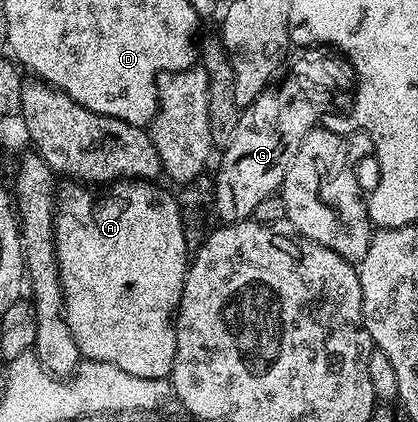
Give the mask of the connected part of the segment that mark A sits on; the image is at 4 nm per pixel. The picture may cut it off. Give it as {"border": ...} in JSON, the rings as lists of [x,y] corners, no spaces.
{"border":[[[123,179],[113,182],[97,197],[93,188],[82,183],[66,183],[56,193],[56,208],[54,210],[54,243],[56,259],[60,267],[60,283],[62,284],[62,308],[66,314],[66,322],[72,331],[72,339],[76,339],[78,352],[85,360],[112,363],[112,367],[120,367],[120,371],[128,371],[128,375],[140,375],[144,379],[169,378],[174,366],[176,355],[176,335],[174,334],[174,319],[178,312],[178,304],[182,298],[182,288],[186,278],[188,252],[185,247],[184,231],[181,229],[180,211],[173,192],[165,193],[160,186],[154,185],[150,179]]]}

